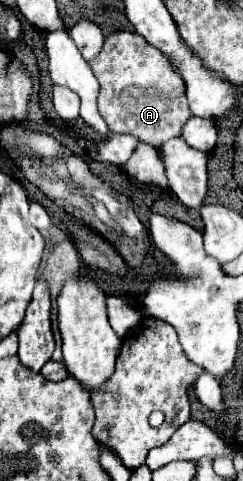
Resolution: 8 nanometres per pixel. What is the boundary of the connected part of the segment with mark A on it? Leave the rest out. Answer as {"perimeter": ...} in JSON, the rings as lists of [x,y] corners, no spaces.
{"perimeter":[[[113,32],[105,38],[101,52],[89,62],[99,80],[99,114],[113,134],[133,134],[141,142],[161,146],[181,134],[183,124],[191,118],[187,110],[185,82],[175,74],[163,52],[143,42],[133,32]]]}

